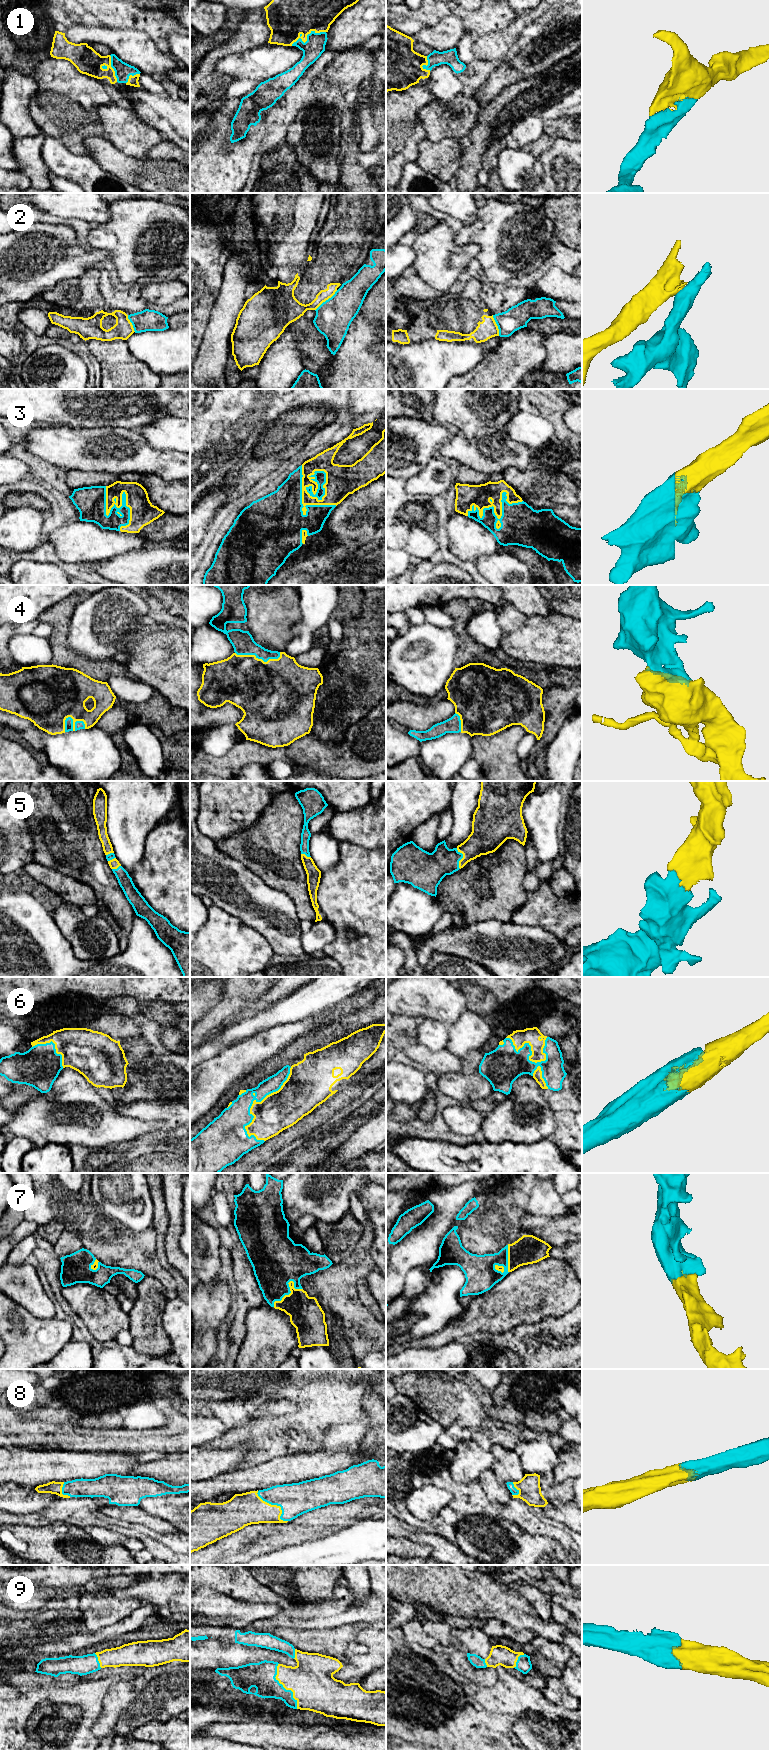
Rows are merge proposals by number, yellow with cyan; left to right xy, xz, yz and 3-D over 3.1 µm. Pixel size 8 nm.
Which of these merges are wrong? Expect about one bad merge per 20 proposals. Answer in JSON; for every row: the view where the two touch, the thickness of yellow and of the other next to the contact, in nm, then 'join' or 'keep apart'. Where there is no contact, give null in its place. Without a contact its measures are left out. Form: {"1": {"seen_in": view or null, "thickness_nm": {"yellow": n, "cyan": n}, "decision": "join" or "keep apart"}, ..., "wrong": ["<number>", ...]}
{"1": {"seen_in": "xz", "thickness_nm": {"yellow": 320, "cyan": 160}, "decision": "join"}, "2": {"seen_in": "xz", "thickness_nm": {"yellow": 120, "cyan": 280}, "decision": "keep apart"}, "3": {"seen_in": "yz", "thickness_nm": {"yellow": 180, "cyan": 320}, "decision": "join"}, "4": {"seen_in": "xy", "thickness_nm": {"yellow": 400, "cyan": 60}, "decision": "join"}, "5": {"seen_in": "yz", "thickness_nm": {"yellow": 240, "cyan": 240}, "decision": "join"}, "6": {"seen_in": "xz", "thickness_nm": {"yellow": 300, "cyan": 220}, "decision": "join"}, "7": {"seen_in": "xz", "thickness_nm": {"yellow": 280, "cyan": 380}, "decision": "join"}, "8": {"seen_in": "xz", "thickness_nm": {"yellow": 260, "cyan": 260}, "decision": "join"}, "9": {"seen_in": "xz", "thickness_nm": {"yellow": 360, "cyan": 220}, "decision": "join"}, "wrong": ["2"]}

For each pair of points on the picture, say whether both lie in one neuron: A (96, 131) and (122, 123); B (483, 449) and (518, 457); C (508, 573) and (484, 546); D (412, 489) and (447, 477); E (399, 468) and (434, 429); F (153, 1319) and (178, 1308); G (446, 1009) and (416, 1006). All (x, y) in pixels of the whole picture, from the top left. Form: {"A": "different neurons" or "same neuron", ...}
{"A": "different neurons", "B": "same neuron", "C": "different neurons", "D": "same neuron", "E": "same neuron", "F": "different neurons", "G": "same neuron"}

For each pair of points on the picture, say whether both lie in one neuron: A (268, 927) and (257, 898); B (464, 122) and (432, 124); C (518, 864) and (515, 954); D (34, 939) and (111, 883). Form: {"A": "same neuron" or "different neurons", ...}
{"A": "same neuron", "B": "same neuron", "C": "different neurons", "D": "different neurons"}

